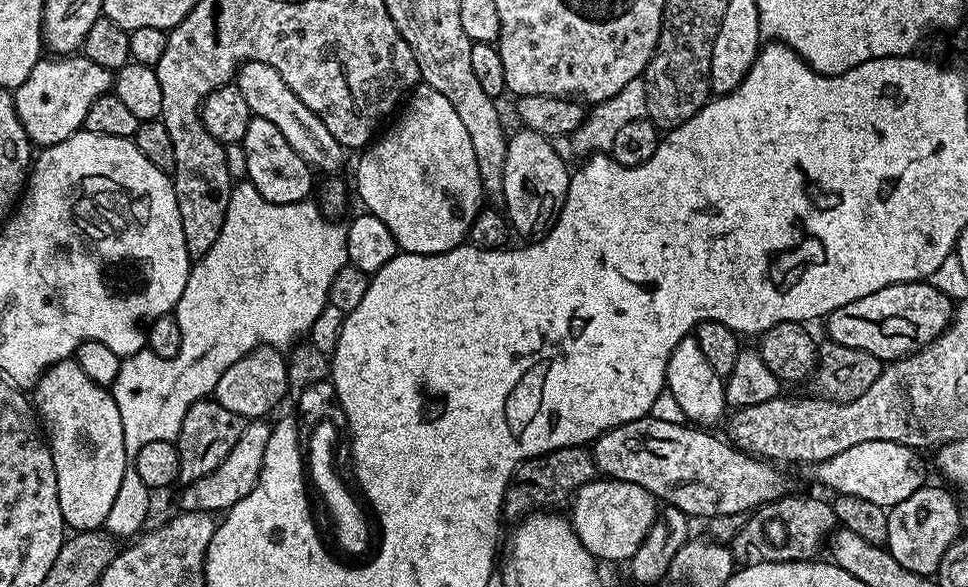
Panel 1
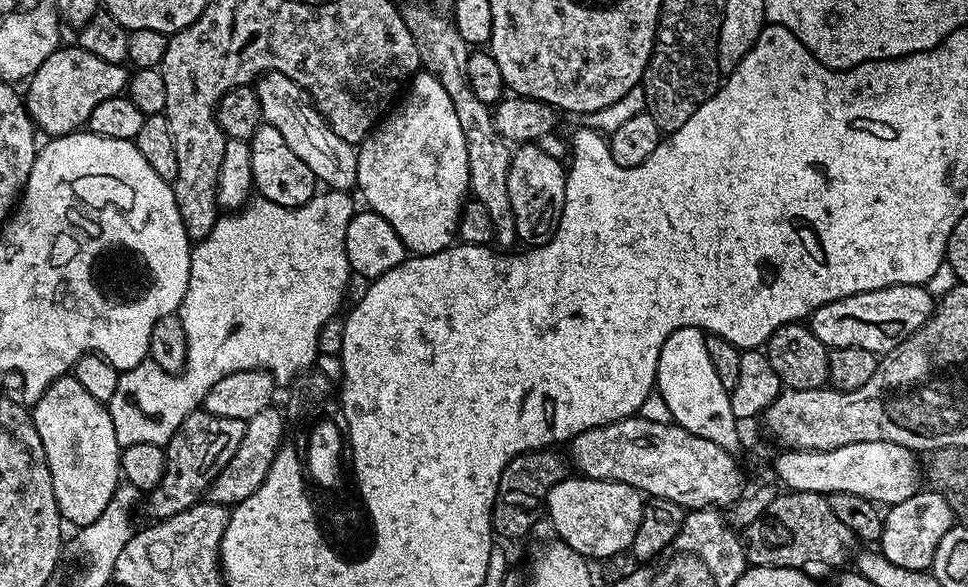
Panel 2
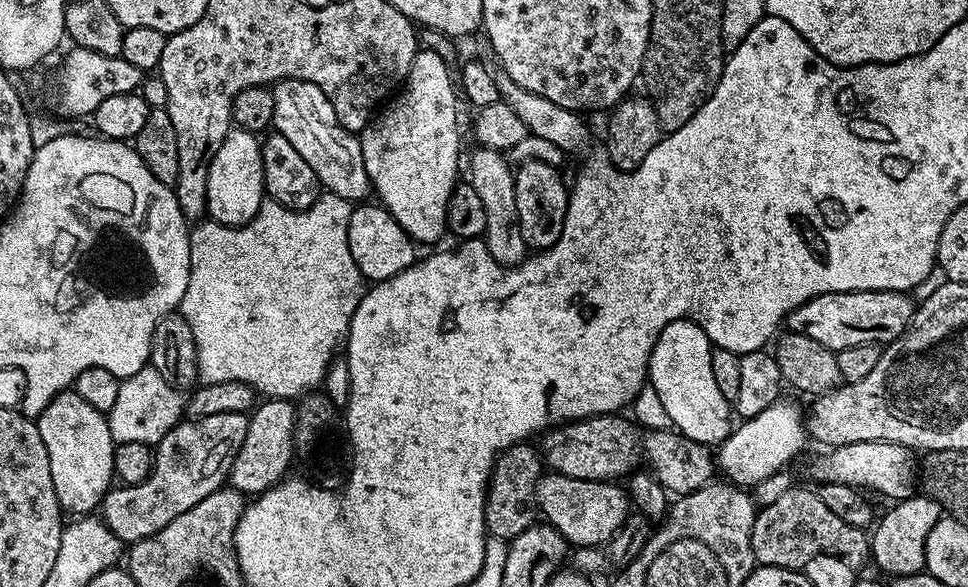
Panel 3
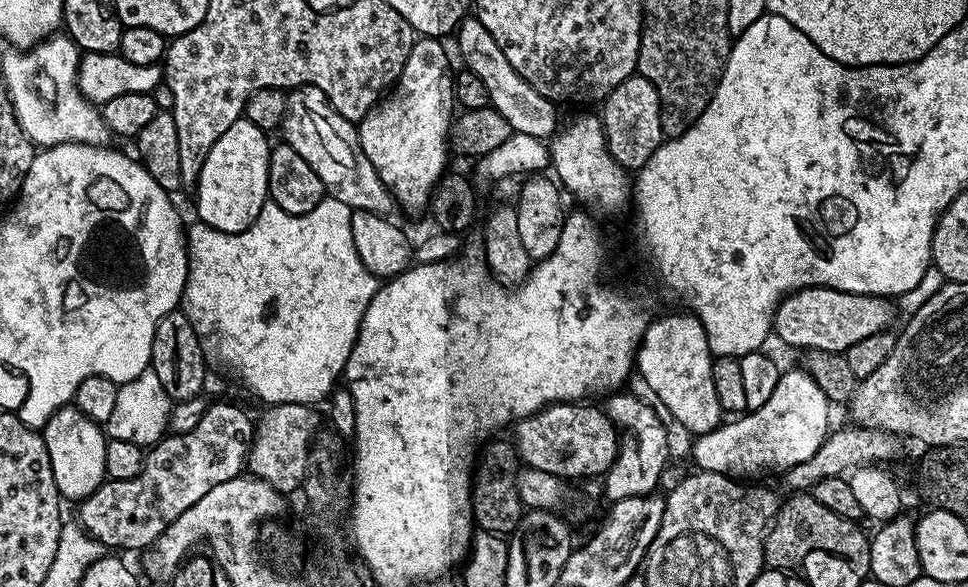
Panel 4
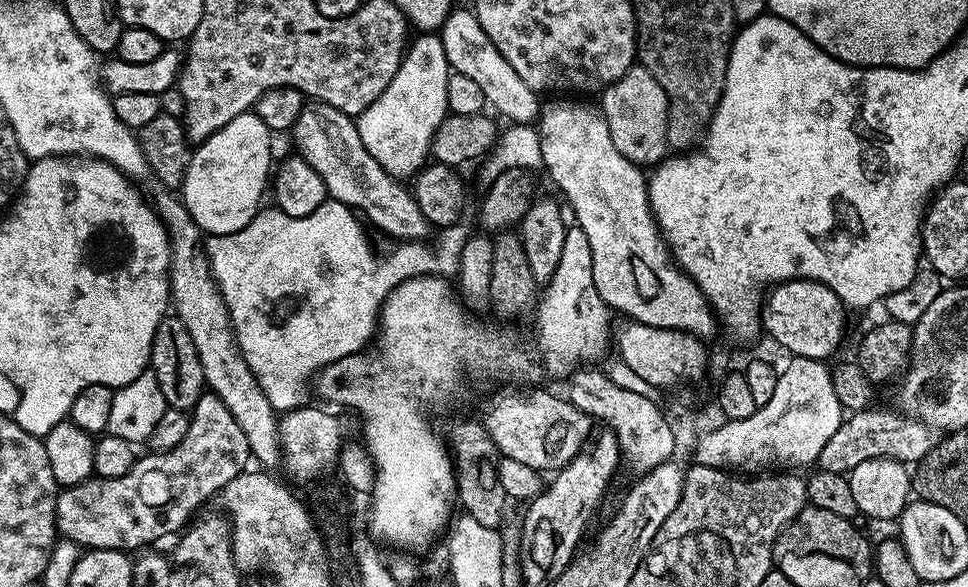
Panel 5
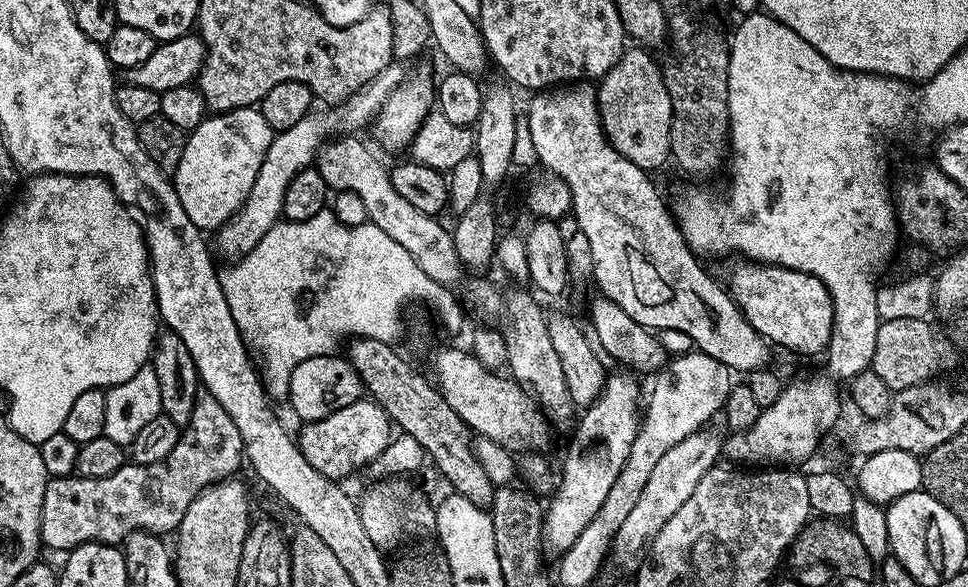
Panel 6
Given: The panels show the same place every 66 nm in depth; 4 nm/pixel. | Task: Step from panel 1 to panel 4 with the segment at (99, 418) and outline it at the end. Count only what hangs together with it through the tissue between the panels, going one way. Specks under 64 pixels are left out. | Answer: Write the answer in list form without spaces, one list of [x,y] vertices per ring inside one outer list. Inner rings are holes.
[[[65,406],[56,411],[42,429],[46,454],[50,454],[50,470],[54,470],[54,486],[65,501],[85,500],[106,479],[106,446],[109,437],[105,429],[95,424],[82,410]]]

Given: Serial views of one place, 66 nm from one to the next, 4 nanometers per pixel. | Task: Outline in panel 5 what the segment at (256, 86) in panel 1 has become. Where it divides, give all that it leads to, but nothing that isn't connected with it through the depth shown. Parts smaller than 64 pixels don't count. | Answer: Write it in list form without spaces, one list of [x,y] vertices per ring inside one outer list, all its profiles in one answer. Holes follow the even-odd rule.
[[[309,103],[298,114],[298,122],[290,130],[290,136],[296,139],[295,148],[310,166],[322,178],[329,197],[342,202],[355,210],[369,225],[373,224],[380,232],[393,236],[396,242],[420,242],[430,232],[428,219],[418,210],[411,191],[404,188],[397,177],[386,174],[374,157],[362,146],[353,117],[334,110],[328,104]]]

